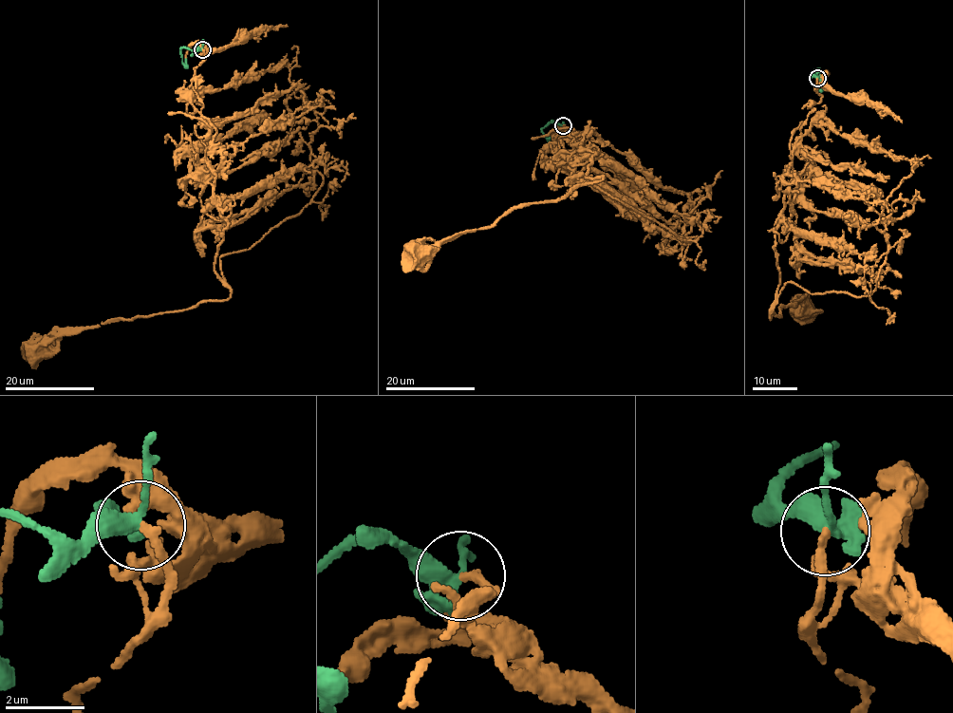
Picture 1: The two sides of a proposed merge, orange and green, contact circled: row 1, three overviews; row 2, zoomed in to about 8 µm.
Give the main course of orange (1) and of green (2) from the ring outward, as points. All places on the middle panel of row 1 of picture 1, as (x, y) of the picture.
1: (563, 126), (551, 139), (580, 133), (570, 146), (595, 152), (587, 178), (604, 179), (417, 252)
2: (563, 126), (551, 121), (544, 126), (542, 129), (548, 140)

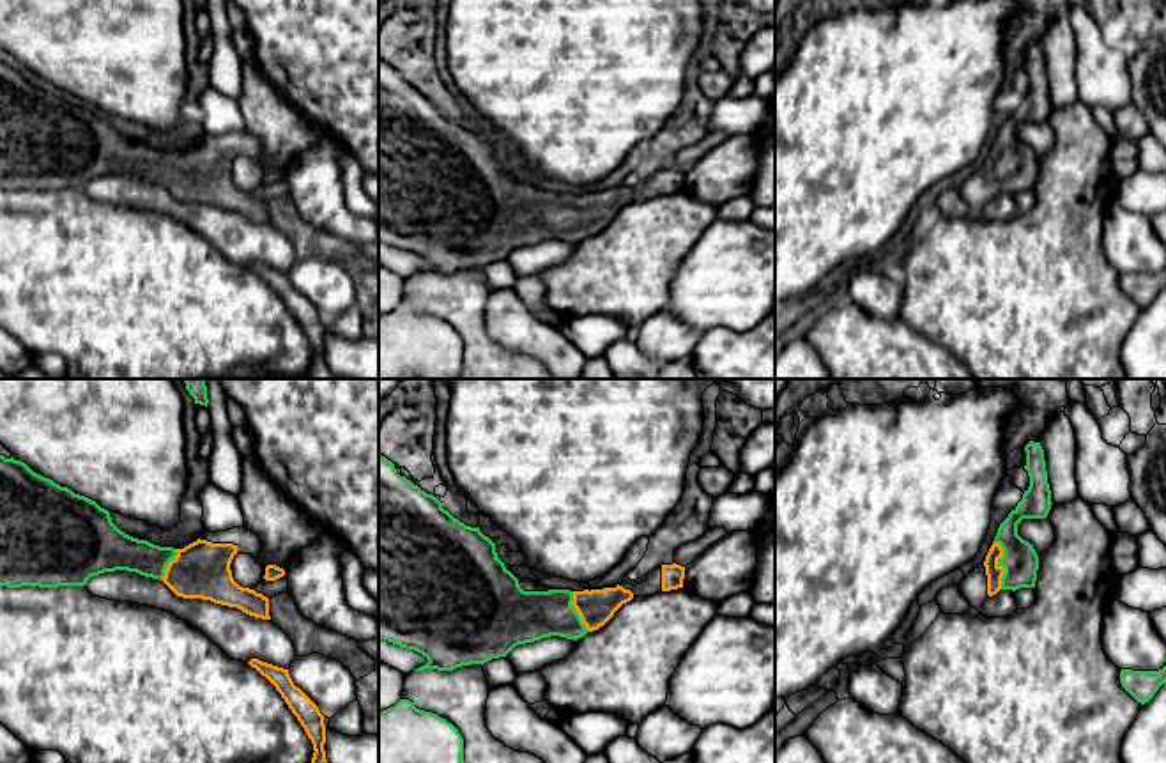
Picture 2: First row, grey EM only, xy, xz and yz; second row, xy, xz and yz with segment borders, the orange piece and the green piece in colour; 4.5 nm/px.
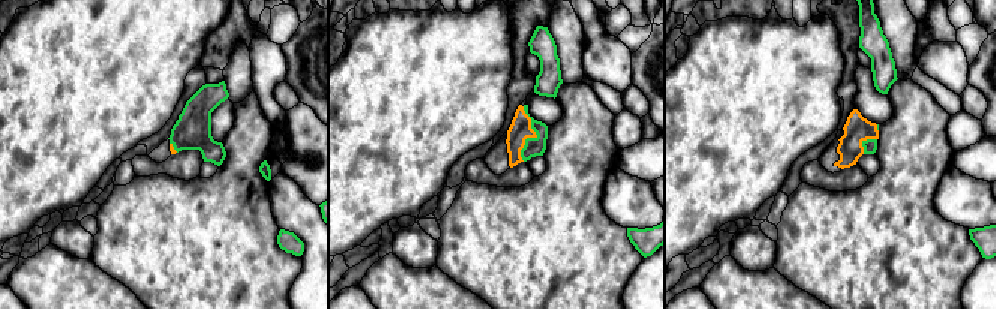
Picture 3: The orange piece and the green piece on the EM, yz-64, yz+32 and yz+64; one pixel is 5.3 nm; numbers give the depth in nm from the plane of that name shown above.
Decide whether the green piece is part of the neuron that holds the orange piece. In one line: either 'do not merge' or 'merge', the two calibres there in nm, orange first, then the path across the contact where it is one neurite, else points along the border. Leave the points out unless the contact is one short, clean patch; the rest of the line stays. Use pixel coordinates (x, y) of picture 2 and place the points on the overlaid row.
merge | 70/160 nm | across yz (993, 572), (1000, 567), (1020, 560)

